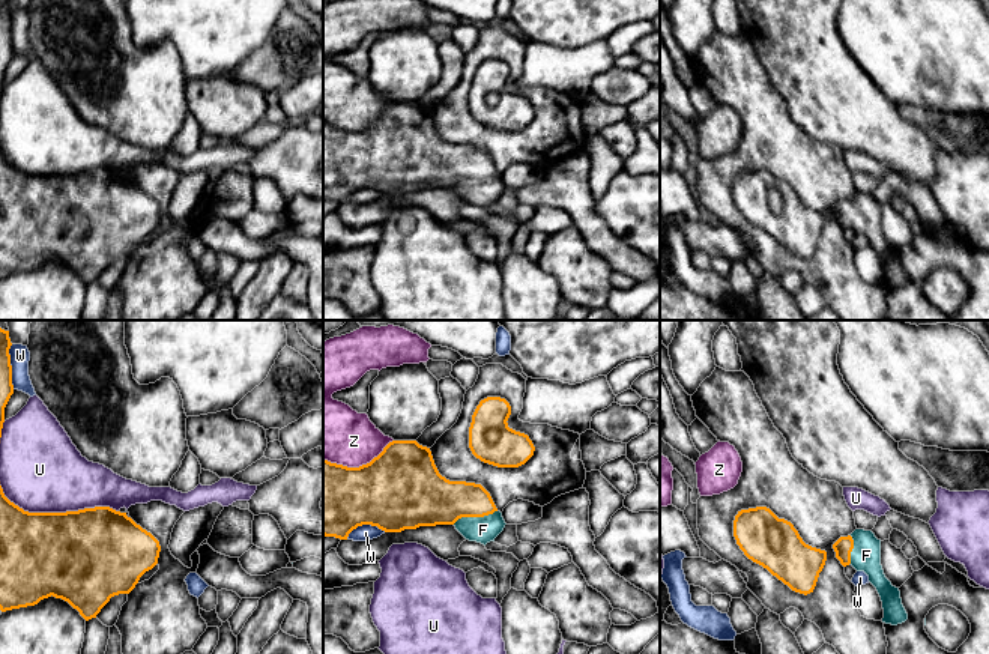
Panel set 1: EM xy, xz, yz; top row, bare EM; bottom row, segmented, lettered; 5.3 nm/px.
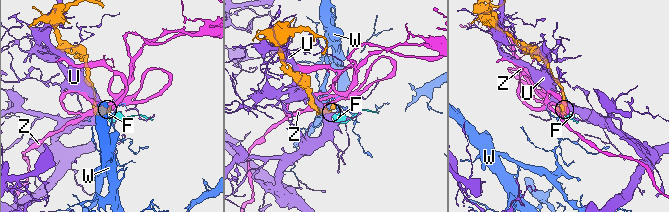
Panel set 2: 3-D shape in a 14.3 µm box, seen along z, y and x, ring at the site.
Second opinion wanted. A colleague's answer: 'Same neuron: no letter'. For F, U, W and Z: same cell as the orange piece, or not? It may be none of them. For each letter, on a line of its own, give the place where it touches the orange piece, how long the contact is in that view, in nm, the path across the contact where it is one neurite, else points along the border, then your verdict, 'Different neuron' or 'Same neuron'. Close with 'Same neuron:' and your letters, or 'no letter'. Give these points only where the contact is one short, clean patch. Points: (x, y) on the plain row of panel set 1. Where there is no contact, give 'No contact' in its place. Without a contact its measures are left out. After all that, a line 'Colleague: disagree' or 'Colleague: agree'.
F: Touches orange at xz (474, 179). Shared border 260 nm. Path across: xz (430, 163), (459, 166), (474, 179), (483, 188), (483, 193). Same neuron
U: Touches orange at xy (56, 176). Shared border 650 nm. Different neuron
W: Touches orange at xy (11, 30). Shared border 240 nm. Different neuron
Z: Touches orange at xz (359, 130). Shared border 400 nm. Different neuron
Same neuron: F
Colleague: disagree

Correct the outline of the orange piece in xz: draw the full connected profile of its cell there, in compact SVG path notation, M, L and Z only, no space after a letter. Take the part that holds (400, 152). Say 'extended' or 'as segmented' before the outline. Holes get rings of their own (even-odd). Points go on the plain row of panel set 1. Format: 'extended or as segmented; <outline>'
extended; M392 104L359 131L323 123L323 198L347 203L362 188L377 189L385 195L454 188L466 203L485 209L494 204L507 186L481 147L449 144L439 137L430 111L416 104Z

